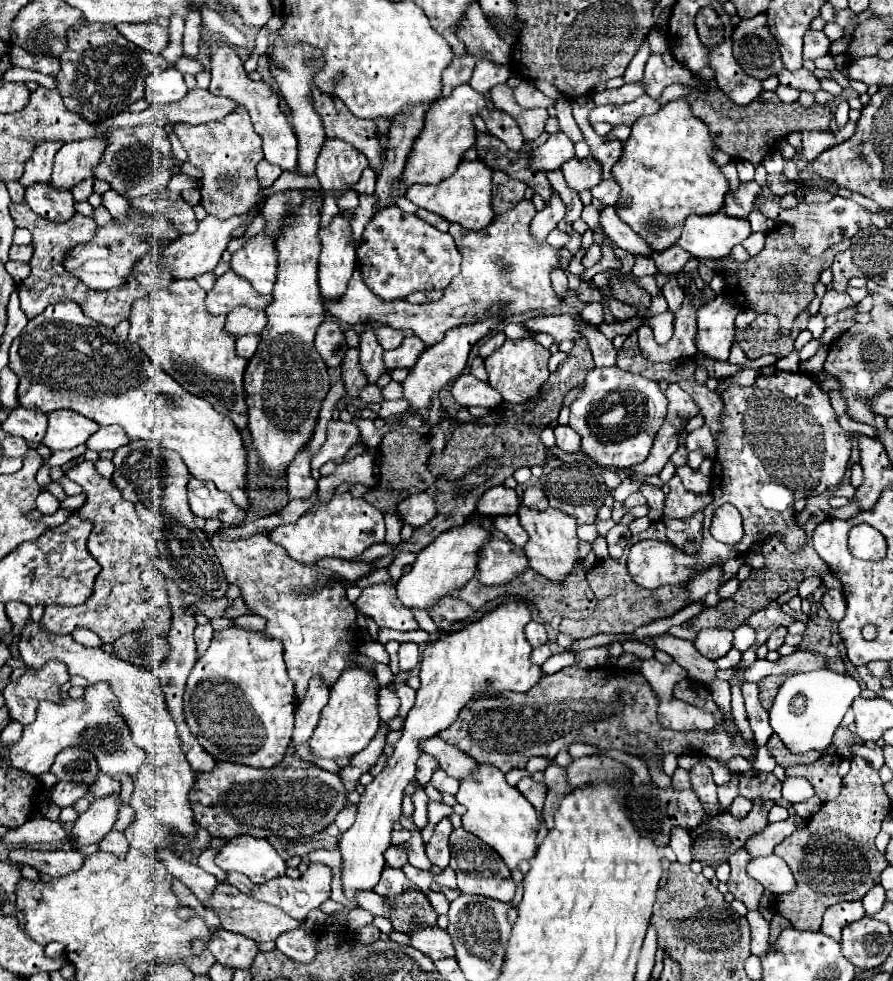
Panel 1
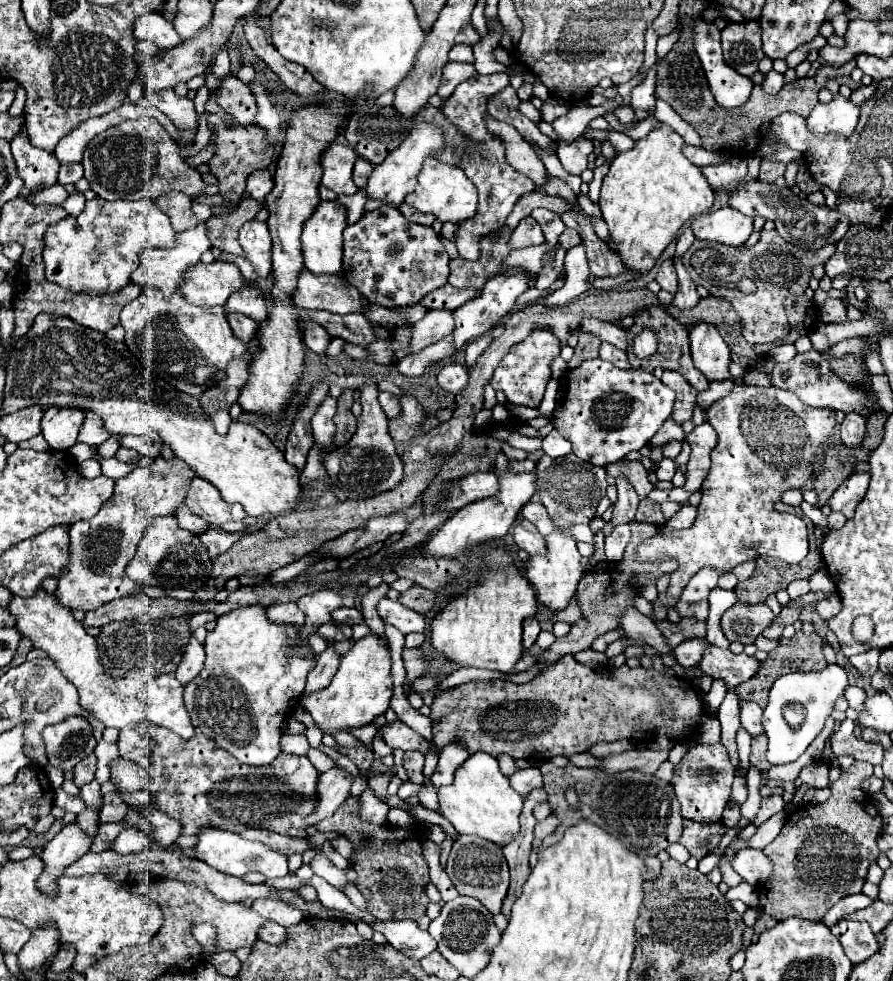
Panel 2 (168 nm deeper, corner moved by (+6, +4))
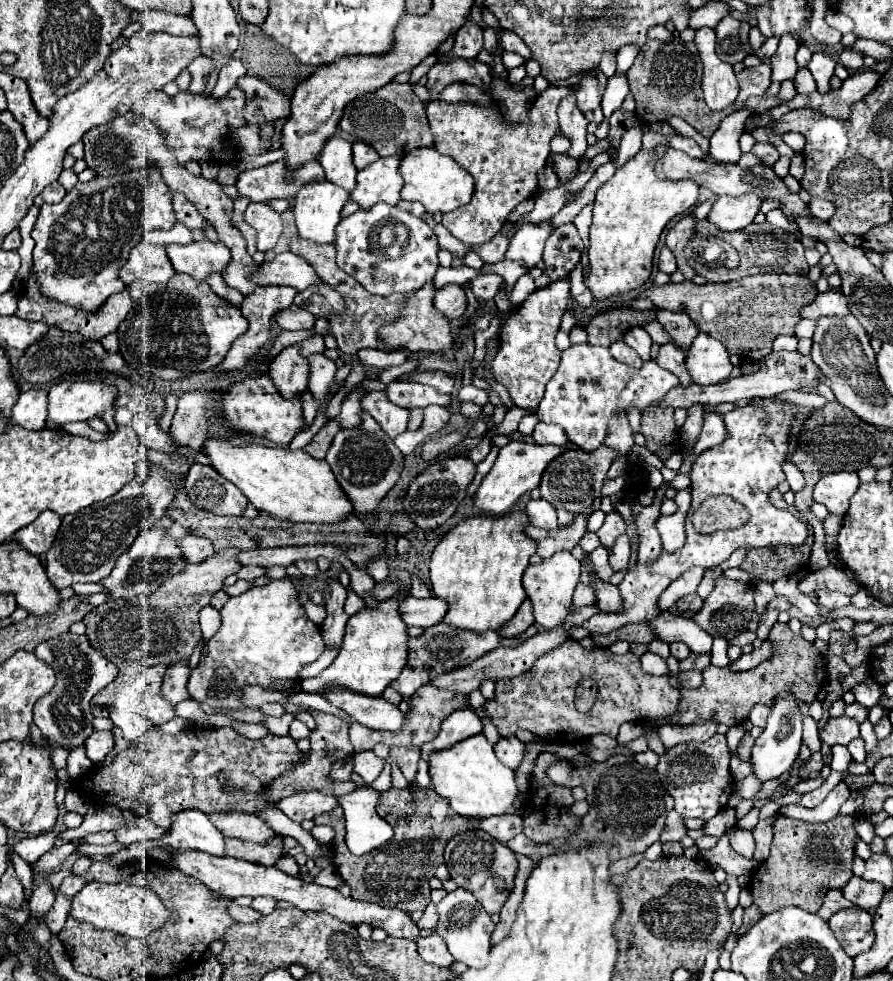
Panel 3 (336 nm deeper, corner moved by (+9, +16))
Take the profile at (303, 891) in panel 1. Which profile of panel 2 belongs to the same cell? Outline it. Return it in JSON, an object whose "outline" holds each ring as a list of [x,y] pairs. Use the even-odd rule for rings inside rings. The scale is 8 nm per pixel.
{"outline":[[[256,900],[252,904],[252,908],[266,920],[272,920],[284,928],[294,926],[298,922],[304,920],[302,912],[298,912],[298,908],[292,908],[286,902],[276,902],[276,900]]]}

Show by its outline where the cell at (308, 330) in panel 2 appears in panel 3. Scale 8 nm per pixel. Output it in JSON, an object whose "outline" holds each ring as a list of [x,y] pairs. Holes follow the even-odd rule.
{"outline":[[[291,304],[289,308],[281,310],[277,316],[275,316],[277,324],[283,328],[283,330],[311,330],[315,326],[315,316],[303,308],[299,308],[297,304]]]}

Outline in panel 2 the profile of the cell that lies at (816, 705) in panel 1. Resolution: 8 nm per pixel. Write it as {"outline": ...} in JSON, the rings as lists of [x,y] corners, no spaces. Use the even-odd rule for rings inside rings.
{"outline":[[[838,664],[826,666],[822,672],[816,674],[796,672],[778,678],[770,690],[770,700],[768,706],[764,708],[764,720],[762,720],[762,726],[768,736],[766,760],[772,766],[798,760],[800,754],[810,746],[810,742],[824,728],[824,720],[832,714],[832,706],[836,698],[842,696],[846,686],[848,686],[846,672]]]}

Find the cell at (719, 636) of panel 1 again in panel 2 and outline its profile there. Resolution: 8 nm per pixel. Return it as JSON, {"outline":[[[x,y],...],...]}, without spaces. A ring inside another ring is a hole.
{"outline":[[[696,638],[696,640],[686,640],[682,644],[678,644],[678,648],[674,648],[674,658],[680,666],[684,668],[690,668],[690,666],[696,666],[698,660],[702,658],[702,652],[704,648],[710,646],[704,638]]]}

